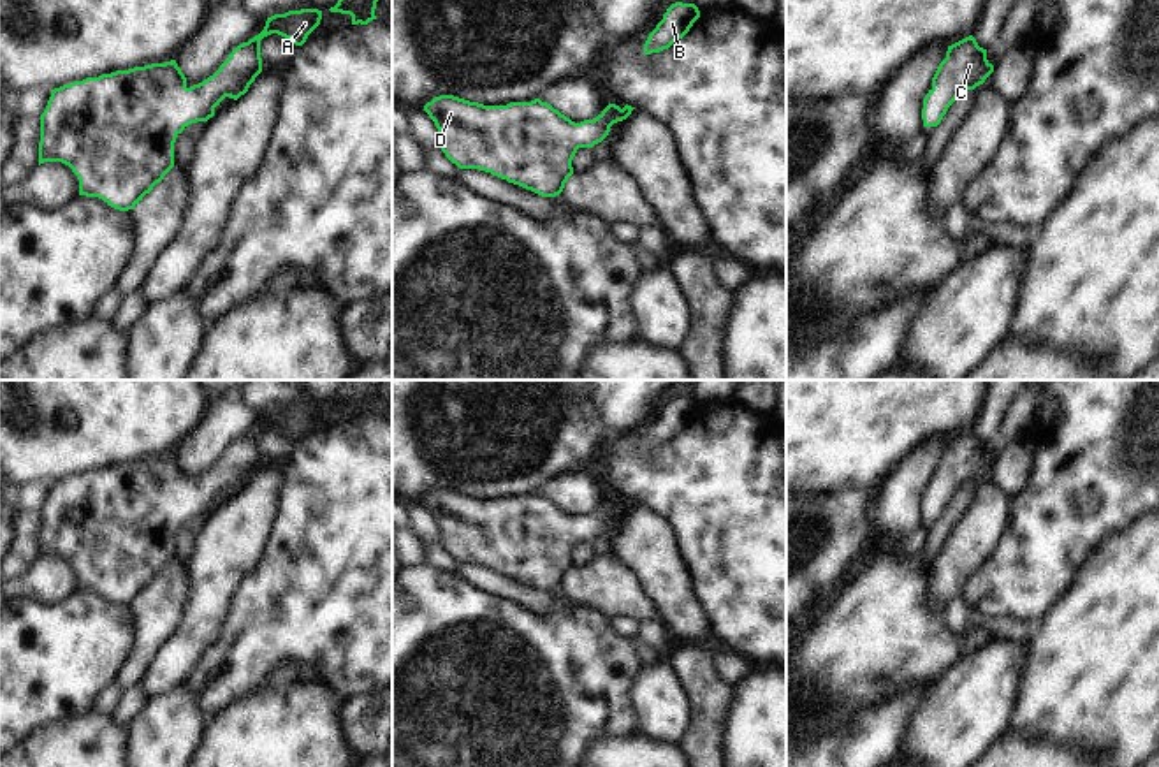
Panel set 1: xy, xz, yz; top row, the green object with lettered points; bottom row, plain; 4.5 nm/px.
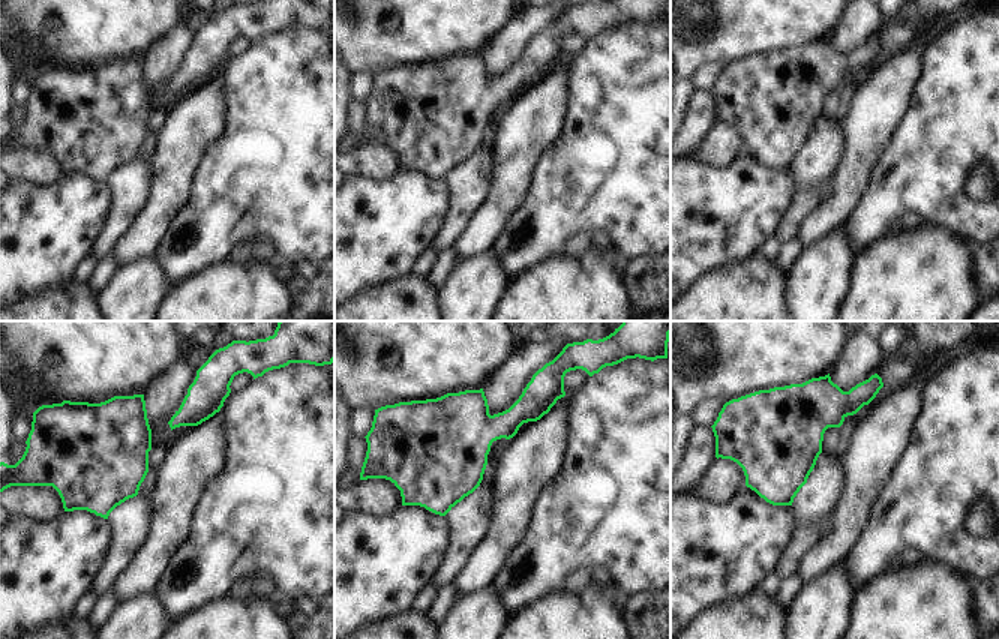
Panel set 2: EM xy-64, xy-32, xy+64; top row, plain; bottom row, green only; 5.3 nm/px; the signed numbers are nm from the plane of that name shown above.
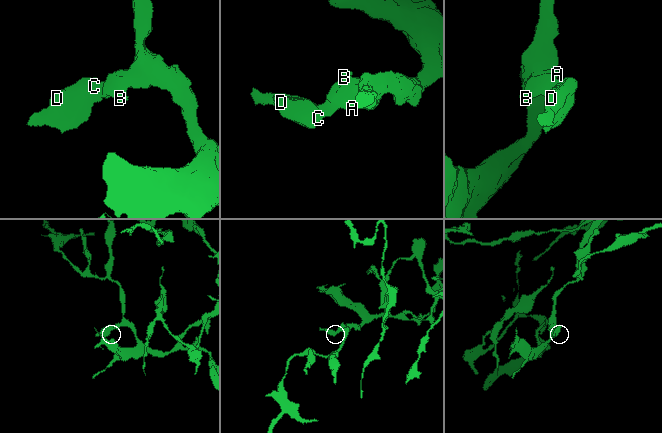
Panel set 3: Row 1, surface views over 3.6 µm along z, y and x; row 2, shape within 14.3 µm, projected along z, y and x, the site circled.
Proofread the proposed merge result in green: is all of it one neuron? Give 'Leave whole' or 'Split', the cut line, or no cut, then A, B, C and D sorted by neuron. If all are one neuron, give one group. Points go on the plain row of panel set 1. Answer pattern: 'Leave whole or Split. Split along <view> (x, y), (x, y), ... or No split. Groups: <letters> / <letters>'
Leave whole. No split. Groups: A B C D.

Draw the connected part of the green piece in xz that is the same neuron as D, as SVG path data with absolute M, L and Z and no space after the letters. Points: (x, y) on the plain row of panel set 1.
M440 489L424 500L440 526L441 545L452 558L459 563L491 566L542 591L559 589L573 568L572 554L577 544L601 537L610 521L626 514L633 503L628 498L623 503L609 498L596 512L575 517L540 493L484 500L454 489Z

